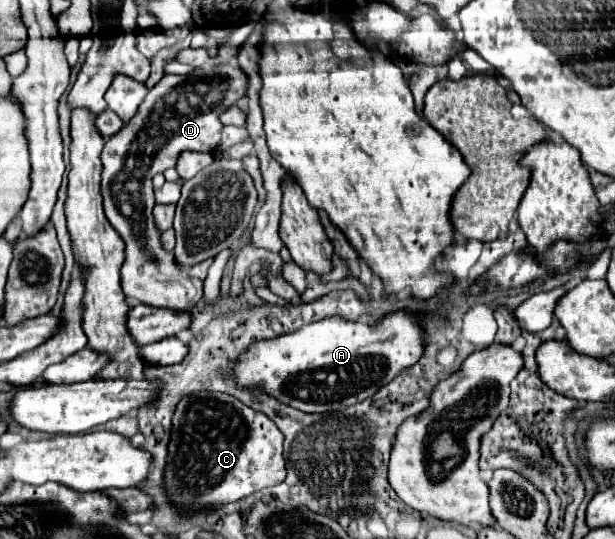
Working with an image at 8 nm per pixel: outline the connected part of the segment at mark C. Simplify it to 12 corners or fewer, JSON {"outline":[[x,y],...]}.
{"outline":[[204,389],[178,403],[164,487],[188,509],[284,481],[274,421]]}

